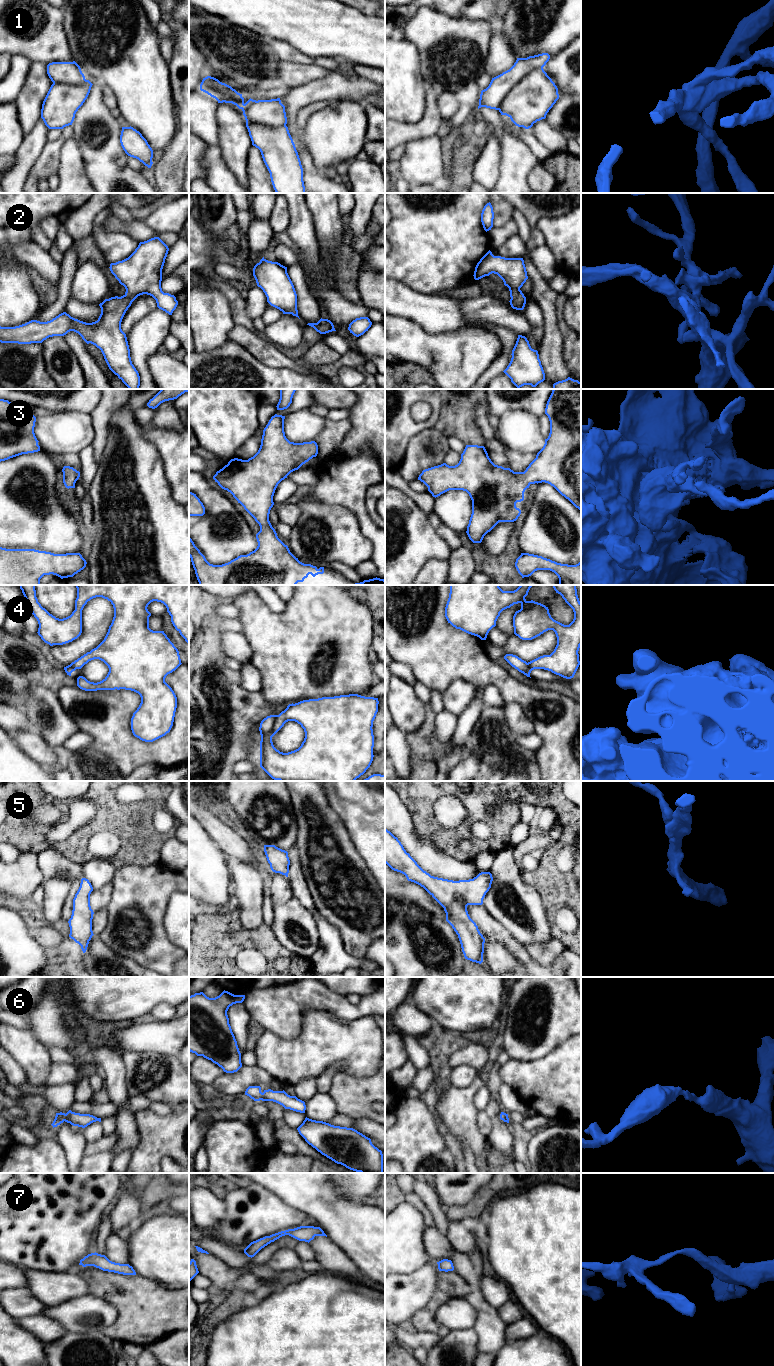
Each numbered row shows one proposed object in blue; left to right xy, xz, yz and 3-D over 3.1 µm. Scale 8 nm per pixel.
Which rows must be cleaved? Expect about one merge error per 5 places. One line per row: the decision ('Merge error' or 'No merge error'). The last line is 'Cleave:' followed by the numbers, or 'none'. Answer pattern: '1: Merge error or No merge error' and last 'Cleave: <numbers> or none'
1: No merge error
2: No merge error
3: No merge error
4: Merge error
5: No merge error
6: No merge error
7: No merge error
Cleave: 4

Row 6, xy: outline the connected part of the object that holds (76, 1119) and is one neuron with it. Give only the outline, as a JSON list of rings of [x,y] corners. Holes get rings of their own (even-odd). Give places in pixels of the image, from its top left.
[[[69,1110],[66,1114],[62,1112],[56,1113],[55,1119],[51,1125],[54,1128],[63,1123],[64,1121],[70,1123],[73,1126],[85,1128],[93,1122],[101,1122],[101,1118],[97,1118],[90,1114],[75,1113]]]

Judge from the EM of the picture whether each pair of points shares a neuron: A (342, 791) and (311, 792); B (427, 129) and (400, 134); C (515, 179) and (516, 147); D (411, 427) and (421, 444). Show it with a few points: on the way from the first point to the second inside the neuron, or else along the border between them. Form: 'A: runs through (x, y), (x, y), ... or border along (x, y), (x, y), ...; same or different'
A: border along (323, 791), (328, 804), (336, 812); different
B: runs through (420, 129), (407, 132); same
C: runs through (515, 171), (516, 155); same
D: border along (434, 426), (421, 430), (409, 441), (405, 456); different

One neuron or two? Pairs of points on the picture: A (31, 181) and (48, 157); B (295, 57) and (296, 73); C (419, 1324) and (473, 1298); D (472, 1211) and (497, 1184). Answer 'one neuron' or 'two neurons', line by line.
A: one neuron
B: two neurons
C: two neurons
D: one neuron

